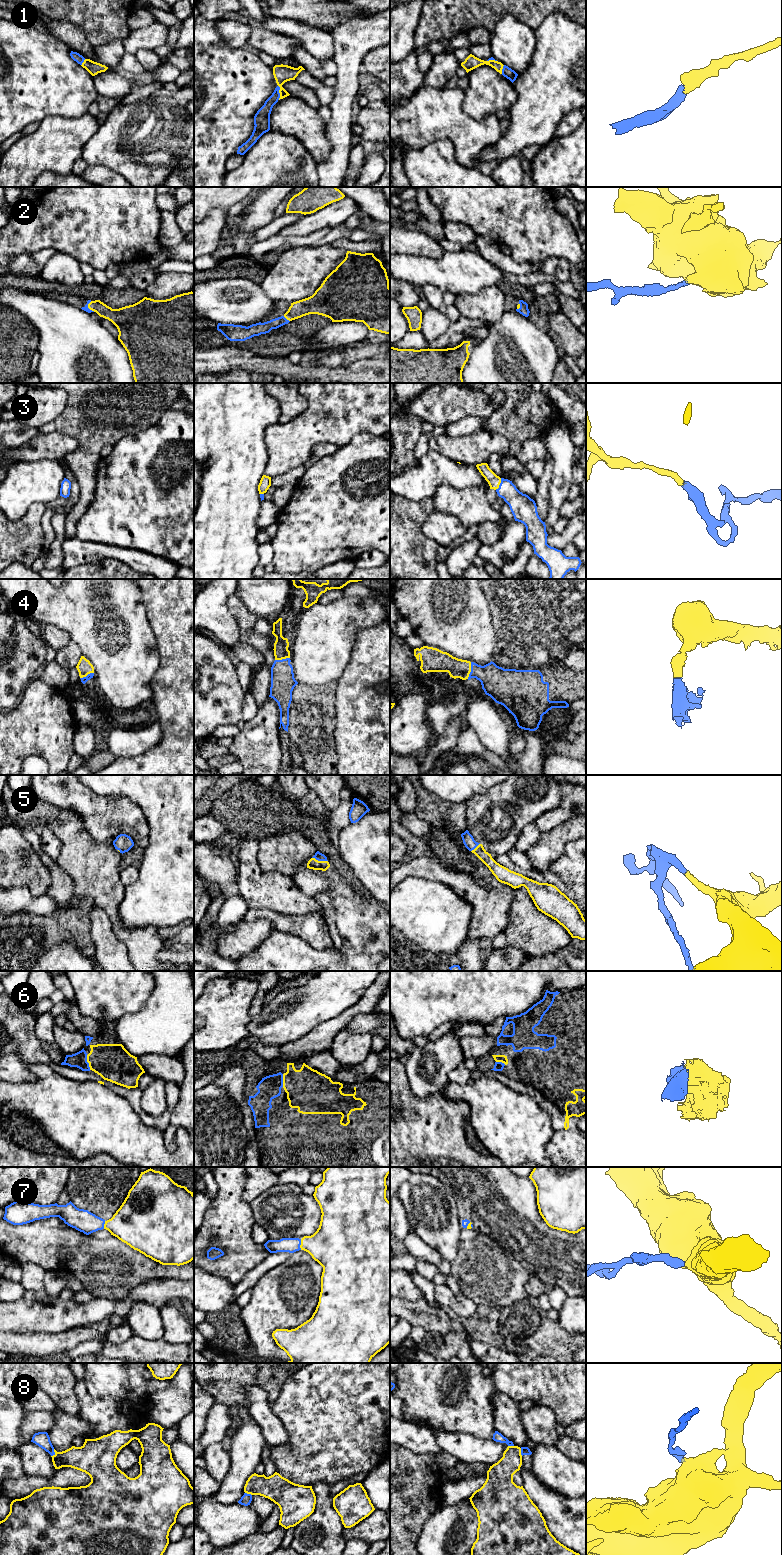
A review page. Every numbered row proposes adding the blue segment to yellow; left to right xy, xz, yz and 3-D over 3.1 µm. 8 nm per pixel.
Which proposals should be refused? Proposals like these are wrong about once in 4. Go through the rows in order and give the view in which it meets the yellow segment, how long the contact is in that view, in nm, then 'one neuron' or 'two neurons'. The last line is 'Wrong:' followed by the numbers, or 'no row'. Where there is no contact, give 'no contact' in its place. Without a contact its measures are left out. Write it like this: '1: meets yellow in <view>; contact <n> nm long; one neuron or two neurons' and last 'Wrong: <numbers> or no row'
1: meets yellow in xz; contact 120 nm long; one neuron
2: meets yellow in xy; contact 90 nm long; one neuron
3: meets yellow in yz; contact 110 nm long; one neuron
4: meets yellow in yz; contact 140 nm long; one neuron
5: meets yellow in xz; contact 130 nm long; one neuron
6: meets yellow in xy; contact 120 nm long; one neuron
7: meets yellow in xz; contact 90 nm long; one neuron
8: meets yellow in xy; contact 70 nm long; two neurons
Wrong: 8

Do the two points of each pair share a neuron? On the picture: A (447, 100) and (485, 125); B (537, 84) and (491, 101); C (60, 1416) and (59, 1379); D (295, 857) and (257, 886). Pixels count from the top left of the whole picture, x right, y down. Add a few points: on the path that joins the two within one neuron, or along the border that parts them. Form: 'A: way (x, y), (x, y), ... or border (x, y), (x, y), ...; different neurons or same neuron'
A: way (454, 110), (469, 125), (475, 125); same neuron
B: border (513, 83), (516, 100), (507, 110); different neurons
C: border (57, 1406), (63, 1411), (77, 1415); different neurons
D: border (256, 858), (264, 872), (278, 872), (289, 876); different neurons

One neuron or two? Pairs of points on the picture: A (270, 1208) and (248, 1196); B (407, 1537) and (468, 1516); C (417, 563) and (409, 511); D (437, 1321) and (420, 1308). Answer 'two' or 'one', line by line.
A: two
B: two
C: one
D: one

